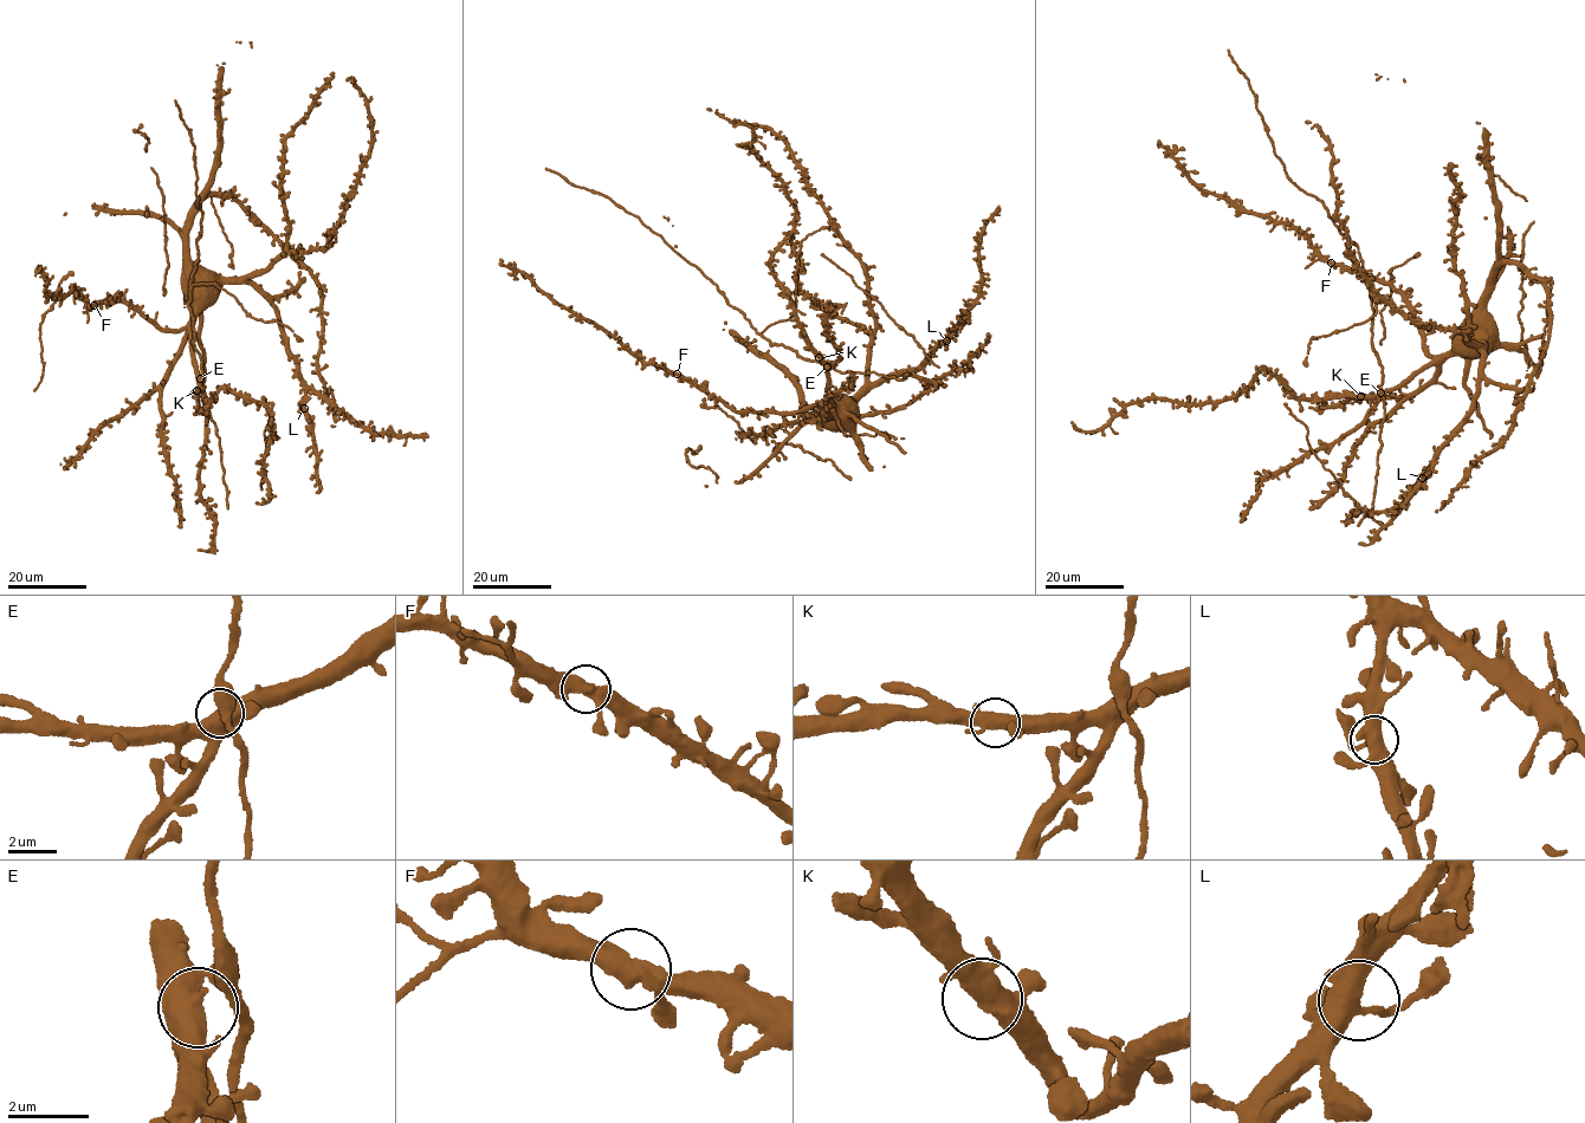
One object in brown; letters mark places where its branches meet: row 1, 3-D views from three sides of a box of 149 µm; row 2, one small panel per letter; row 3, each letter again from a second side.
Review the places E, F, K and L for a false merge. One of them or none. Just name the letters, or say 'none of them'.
none of them

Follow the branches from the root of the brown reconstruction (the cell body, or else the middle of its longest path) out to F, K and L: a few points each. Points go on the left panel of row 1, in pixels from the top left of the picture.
F: (198, 291), (189, 322), (169, 332), (115, 298), (95, 305)
K: (198, 291), (192, 336), (200, 382), (196, 390)
L: (198, 291), (244, 280), (267, 299), (305, 390), (304, 408)

